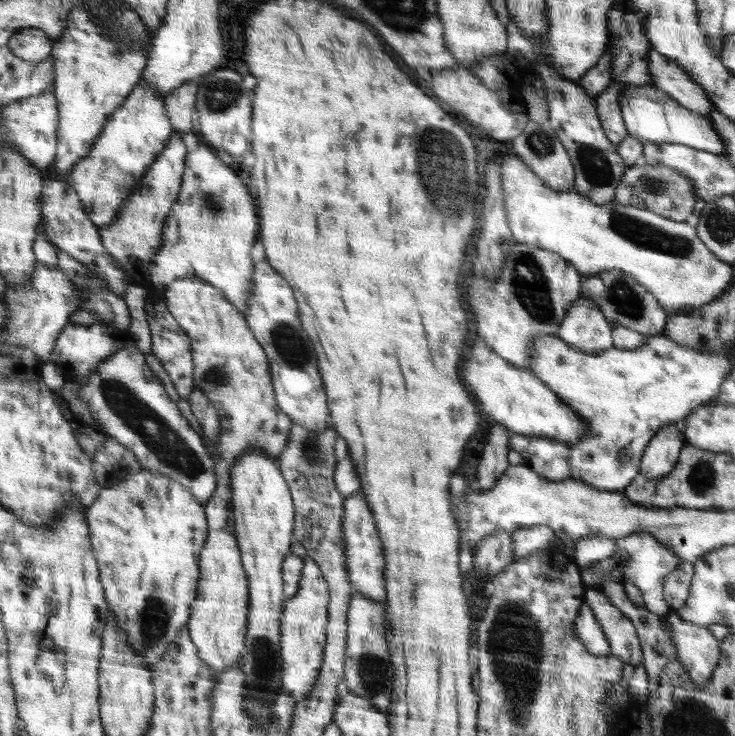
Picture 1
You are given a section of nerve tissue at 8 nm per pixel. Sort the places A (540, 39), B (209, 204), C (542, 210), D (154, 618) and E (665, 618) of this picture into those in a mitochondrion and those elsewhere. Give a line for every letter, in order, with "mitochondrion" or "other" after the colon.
A: other
B: mitochondrion
C: other
D: mitochondrion
E: other

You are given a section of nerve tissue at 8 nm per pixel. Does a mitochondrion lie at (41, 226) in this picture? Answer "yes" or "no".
no

